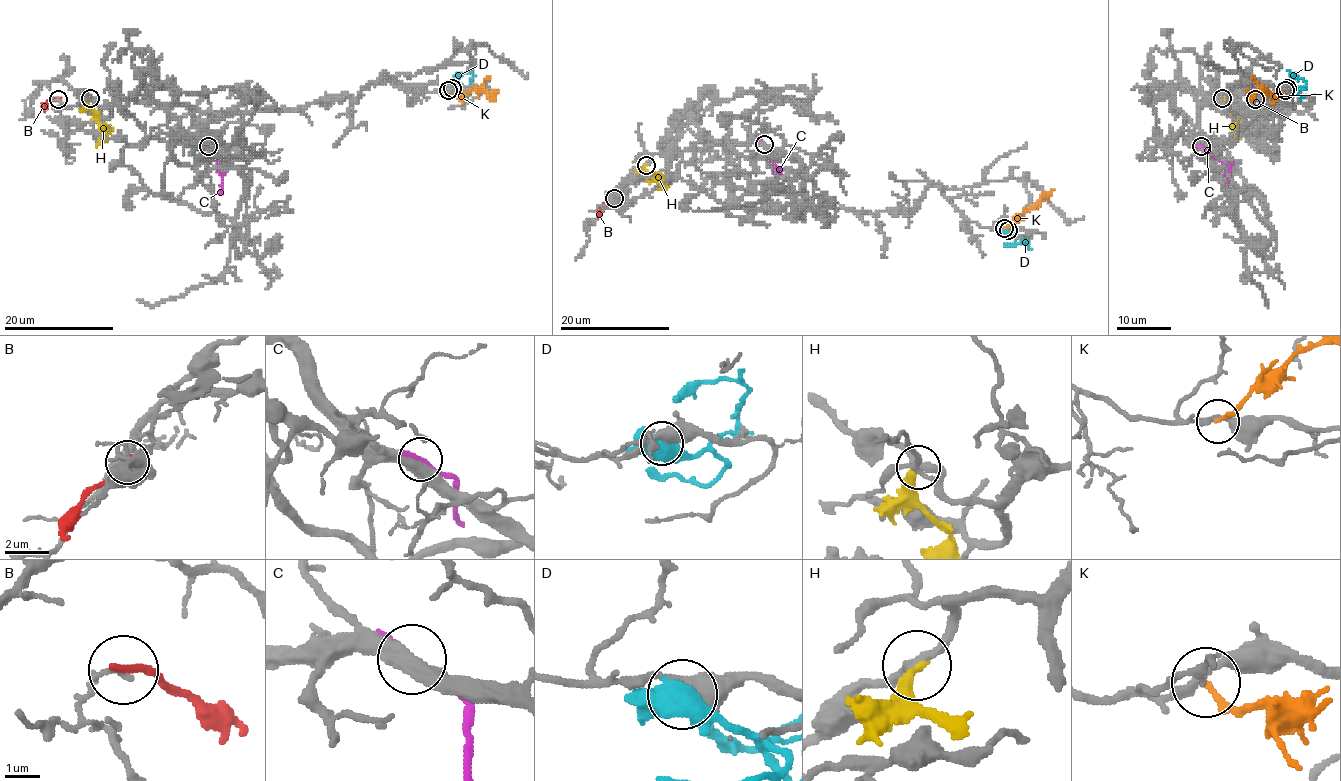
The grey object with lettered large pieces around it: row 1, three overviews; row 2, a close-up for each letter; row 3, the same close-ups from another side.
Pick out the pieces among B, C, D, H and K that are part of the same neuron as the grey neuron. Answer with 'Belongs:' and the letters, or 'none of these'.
Belongs: none of these

